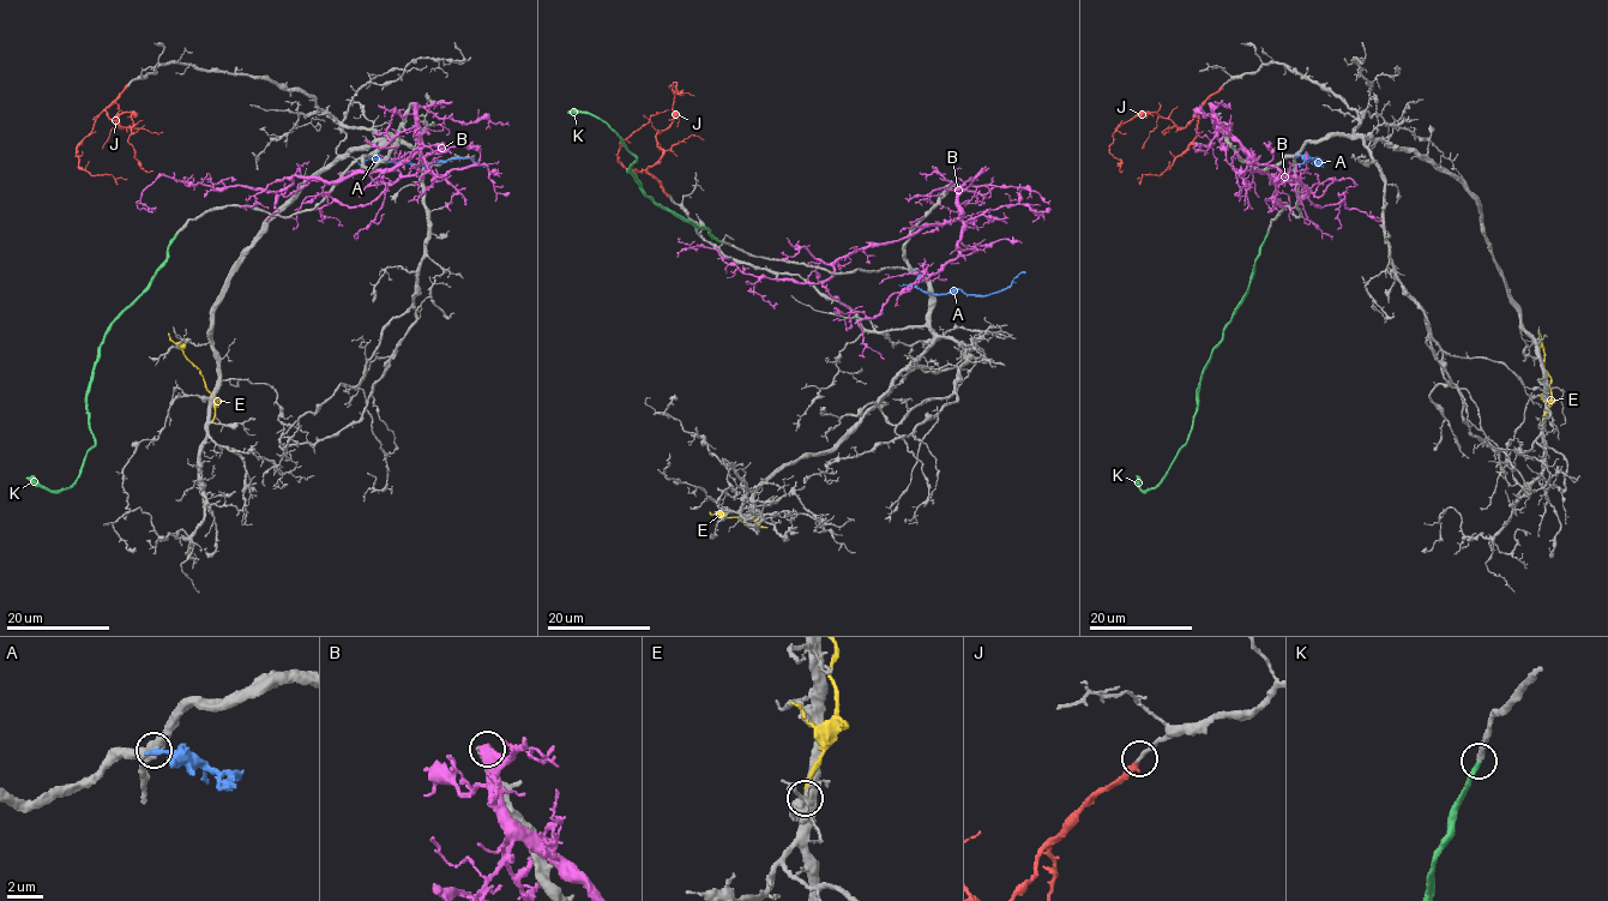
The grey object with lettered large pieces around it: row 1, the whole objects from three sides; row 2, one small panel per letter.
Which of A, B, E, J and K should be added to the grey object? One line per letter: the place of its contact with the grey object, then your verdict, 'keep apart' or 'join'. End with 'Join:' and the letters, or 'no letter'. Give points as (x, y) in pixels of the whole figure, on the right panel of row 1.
A: contact (1298, 155); keep apart
B: contact (1210, 103); keep apart
E: contact (1542, 422); keep apart
J: contact (1223, 85); join
K: contact (1268, 233); join
Join: J, K

